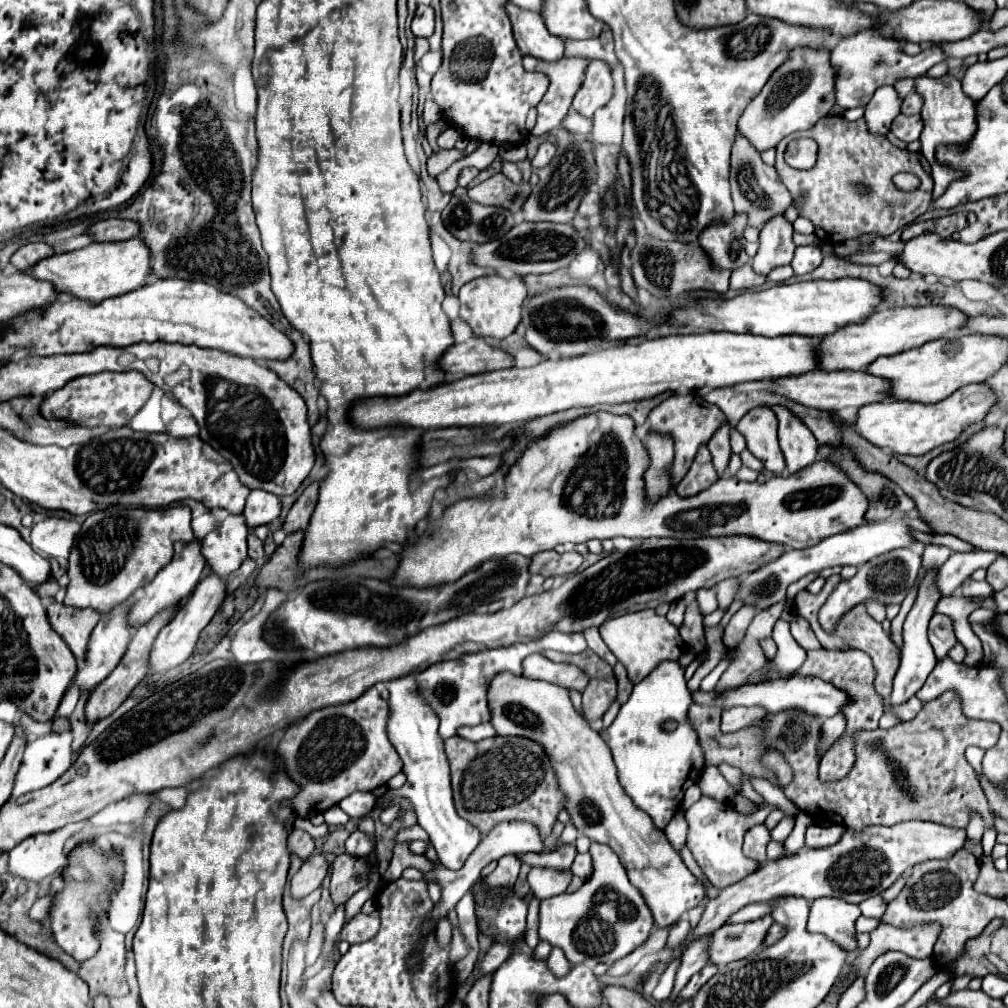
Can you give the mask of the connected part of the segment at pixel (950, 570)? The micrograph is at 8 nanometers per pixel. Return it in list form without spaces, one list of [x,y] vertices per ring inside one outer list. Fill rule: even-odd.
[[[953,552],[949,560],[939,568],[935,586],[941,596],[951,596],[955,588],[959,588],[977,568],[988,568],[989,564],[997,558],[997,552]]]

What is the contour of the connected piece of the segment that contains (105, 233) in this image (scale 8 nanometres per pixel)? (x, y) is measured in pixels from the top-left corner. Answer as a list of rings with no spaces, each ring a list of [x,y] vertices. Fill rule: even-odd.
[[[101,220],[95,222],[87,228],[87,234],[95,242],[119,242],[119,240],[129,240],[139,234],[139,226],[131,220]]]

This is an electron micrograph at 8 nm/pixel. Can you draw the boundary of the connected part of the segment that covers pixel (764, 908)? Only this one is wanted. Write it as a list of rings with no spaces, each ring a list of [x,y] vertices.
[[[767,902],[761,904],[747,904],[743,906],[739,912],[735,912],[727,922],[751,922],[751,920],[759,920],[765,914],[771,912],[771,906]]]

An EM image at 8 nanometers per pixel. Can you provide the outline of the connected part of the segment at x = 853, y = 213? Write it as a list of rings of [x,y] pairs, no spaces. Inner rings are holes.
[[[825,116],[811,130],[799,134],[813,138],[819,144],[817,164],[811,170],[795,170],[785,164],[783,152],[791,140],[791,136],[787,136],[777,146],[775,168],[781,182],[791,192],[799,216],[809,218],[817,230],[823,230],[815,232],[821,242],[839,244],[867,232],[887,238],[895,230],[911,224],[929,208],[933,180],[931,174],[921,166],[921,152],[911,152],[907,148],[901,150],[893,146],[887,136],[875,136],[869,132],[863,118],[857,122],[847,122],[843,116]],[[897,172],[917,174],[921,178],[921,186],[913,192],[897,190],[891,182]],[[861,186],[865,186],[867,192],[861,192]]]

